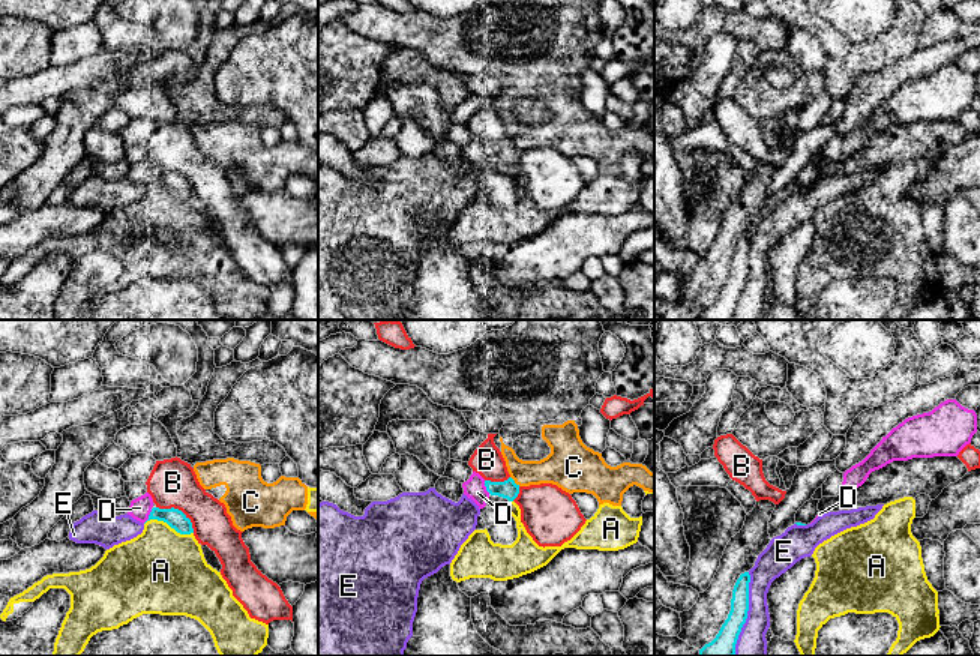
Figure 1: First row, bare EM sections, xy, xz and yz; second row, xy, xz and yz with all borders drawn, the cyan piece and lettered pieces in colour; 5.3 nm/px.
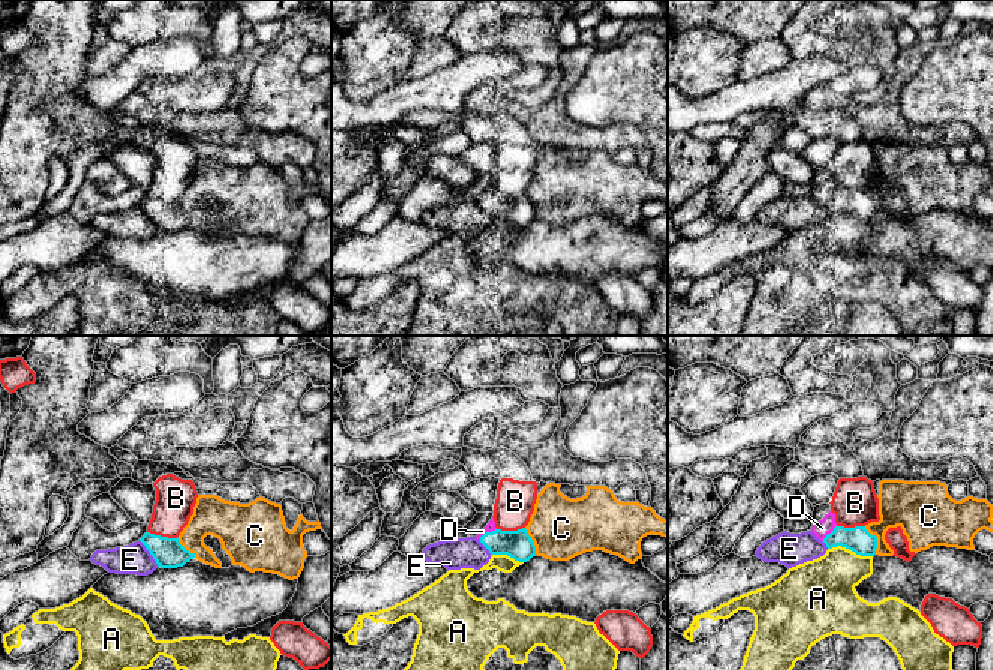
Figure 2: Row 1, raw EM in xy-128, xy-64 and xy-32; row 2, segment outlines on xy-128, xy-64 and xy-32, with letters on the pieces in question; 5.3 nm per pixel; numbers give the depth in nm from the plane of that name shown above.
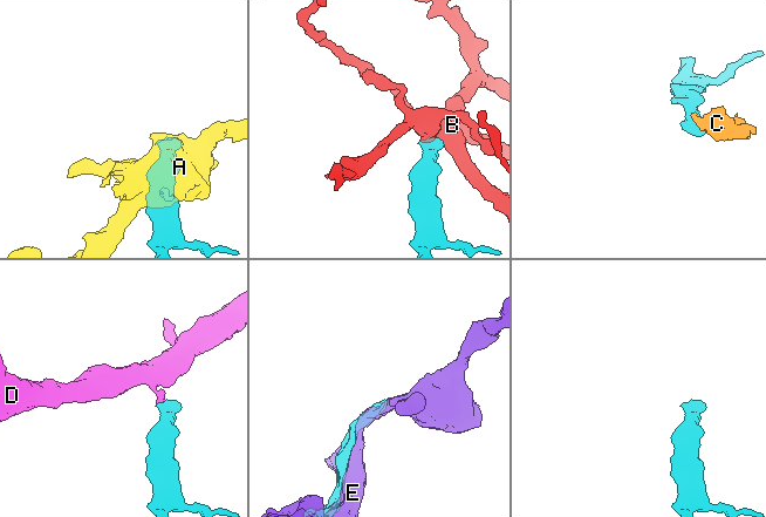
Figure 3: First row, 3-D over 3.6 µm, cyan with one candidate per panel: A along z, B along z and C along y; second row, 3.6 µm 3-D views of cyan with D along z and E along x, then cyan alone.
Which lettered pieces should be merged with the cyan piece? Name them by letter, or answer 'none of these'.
D

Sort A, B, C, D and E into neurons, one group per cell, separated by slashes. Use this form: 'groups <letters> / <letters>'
groups A C / B / D / E

